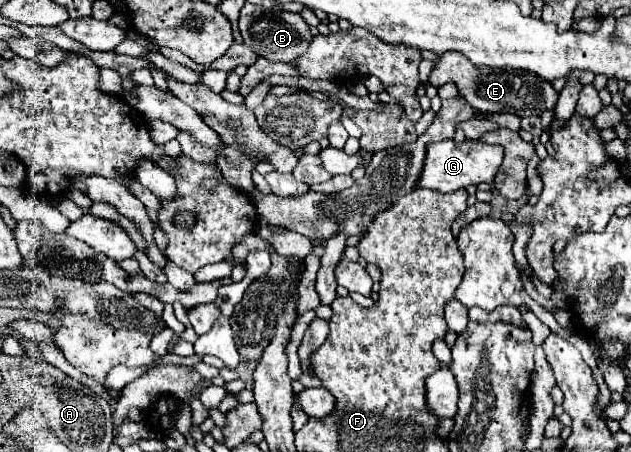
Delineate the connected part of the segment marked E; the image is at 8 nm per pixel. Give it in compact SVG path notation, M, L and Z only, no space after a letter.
M443 52L439 54L439 60L433 66L433 72L429 76L429 84L439 88L447 82L453 82L459 88L459 94L463 100L471 106L477 108L479 112L513 112L523 116L541 116L543 110L555 108L555 102L559 98L557 90L541 80L539 76L533 76L529 72L521 72L515 68L489 68L489 66L475 66L473 62L465 60L465 56L457 52Z

